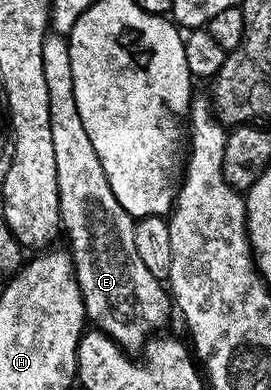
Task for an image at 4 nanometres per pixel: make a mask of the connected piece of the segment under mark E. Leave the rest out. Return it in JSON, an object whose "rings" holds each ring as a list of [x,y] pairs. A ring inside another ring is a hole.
{"rings":[[[55,31],[49,32],[42,43],[42,71],[46,75],[46,95],[50,95],[54,163],[58,163],[60,224],[63,236],[72,240],[72,266],[76,269],[87,320],[91,324],[93,321],[93,326],[121,349],[143,350],[150,335],[163,330],[160,328],[174,313],[174,302],[162,282],[150,275],[134,248],[136,221],[114,199],[98,151],[94,151],[86,127],[82,127],[82,115],[78,115],[78,103],[74,103],[74,71],[70,71],[68,43]]]}

